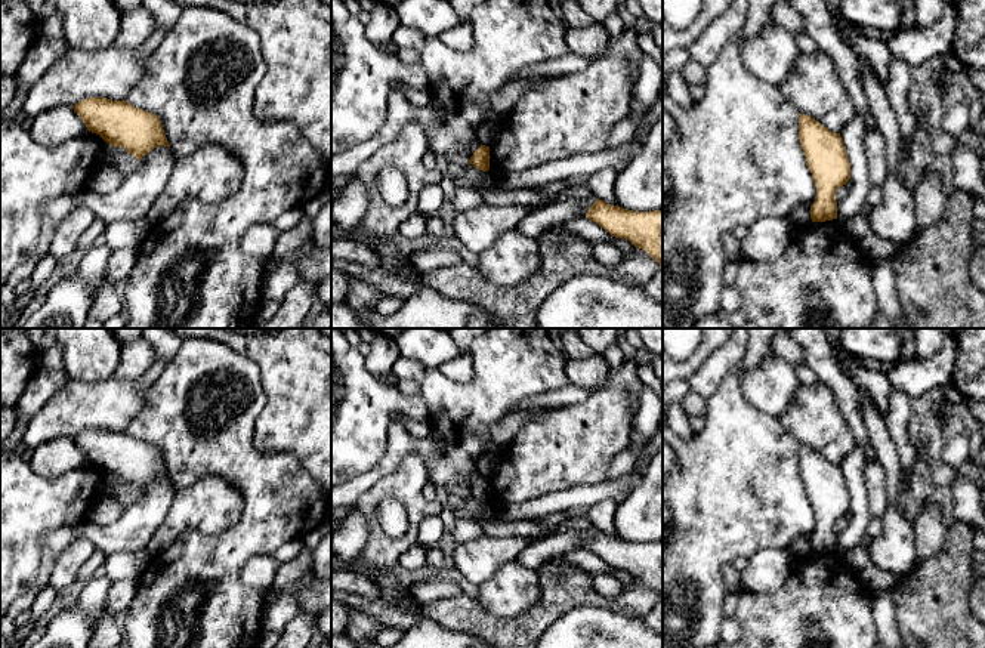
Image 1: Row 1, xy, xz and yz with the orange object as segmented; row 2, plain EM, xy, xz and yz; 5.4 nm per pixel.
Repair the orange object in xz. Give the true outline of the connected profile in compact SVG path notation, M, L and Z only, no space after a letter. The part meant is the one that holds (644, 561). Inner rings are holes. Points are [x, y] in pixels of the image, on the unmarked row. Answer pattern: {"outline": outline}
{"outline": "M598 530L586 549L596 553L612 568L626 570L634 578L646 583L663 601L663 540L633 543Z"}

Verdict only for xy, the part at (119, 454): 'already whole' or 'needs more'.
already whole

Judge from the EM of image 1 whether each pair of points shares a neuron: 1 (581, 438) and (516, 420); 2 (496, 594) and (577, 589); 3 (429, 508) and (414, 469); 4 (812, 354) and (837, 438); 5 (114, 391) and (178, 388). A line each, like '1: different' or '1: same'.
1: different
2: different
3: same
4: different
5: different

